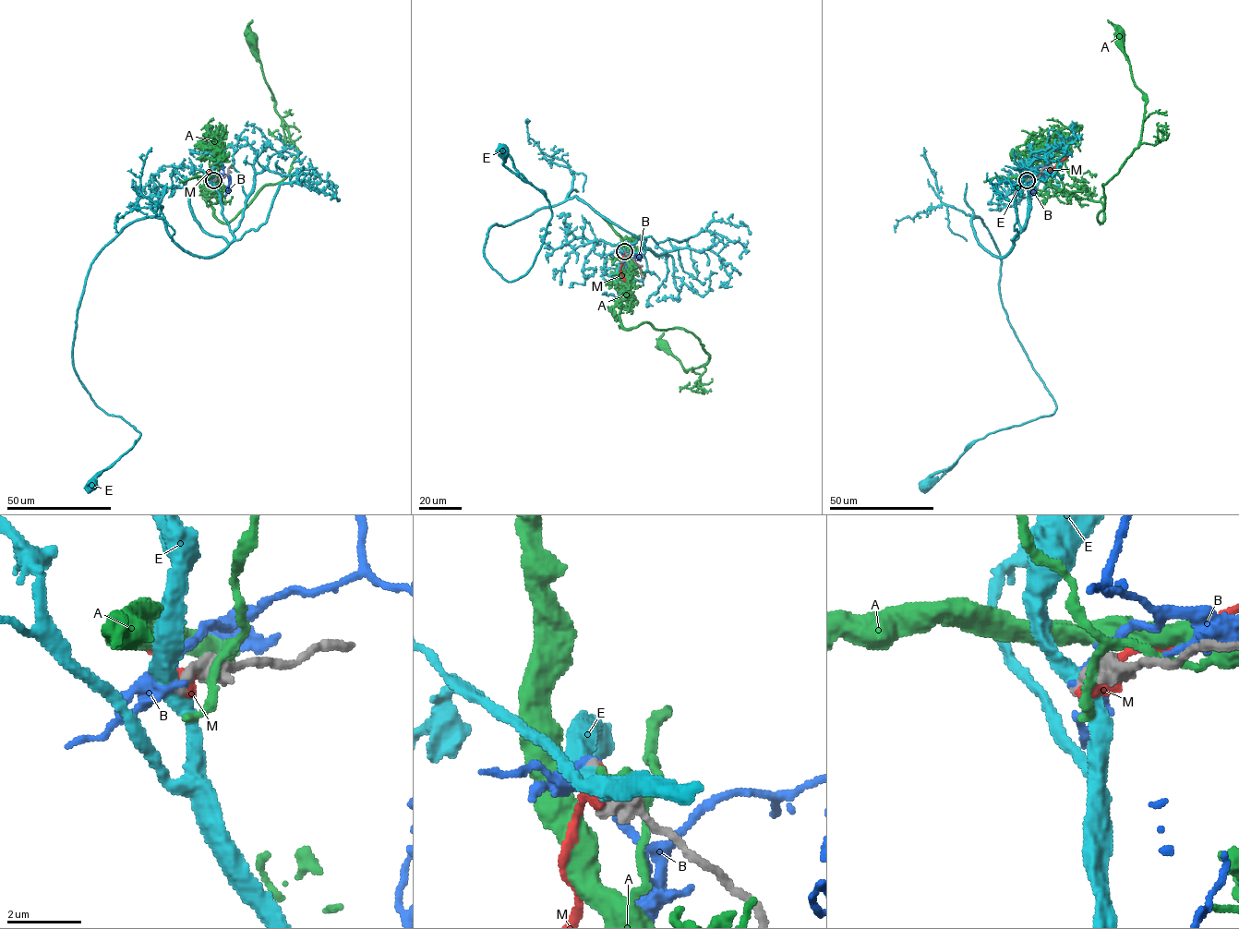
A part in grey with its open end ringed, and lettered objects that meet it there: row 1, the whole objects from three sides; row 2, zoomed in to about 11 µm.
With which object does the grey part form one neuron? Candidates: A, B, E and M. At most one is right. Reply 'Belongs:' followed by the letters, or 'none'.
Belongs: none

